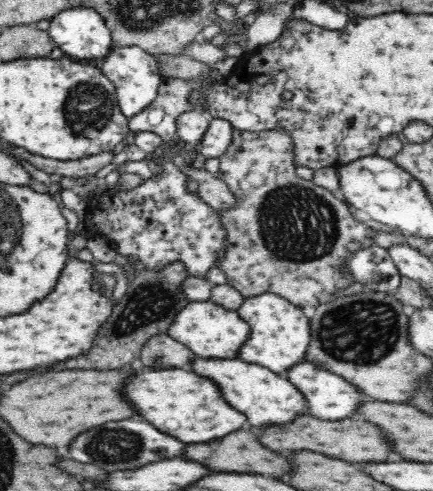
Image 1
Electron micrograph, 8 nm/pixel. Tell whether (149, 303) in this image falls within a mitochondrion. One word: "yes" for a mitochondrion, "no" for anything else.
yes

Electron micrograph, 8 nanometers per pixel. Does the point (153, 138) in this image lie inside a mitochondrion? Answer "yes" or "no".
no

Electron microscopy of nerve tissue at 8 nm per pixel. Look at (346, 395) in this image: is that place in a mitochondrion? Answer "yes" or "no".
no

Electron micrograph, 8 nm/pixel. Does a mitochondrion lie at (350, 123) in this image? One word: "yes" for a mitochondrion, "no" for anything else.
yes

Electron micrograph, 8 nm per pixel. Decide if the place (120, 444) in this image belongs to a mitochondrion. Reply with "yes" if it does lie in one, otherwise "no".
yes

